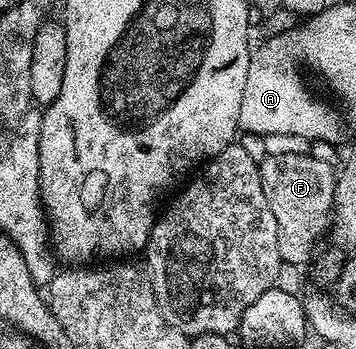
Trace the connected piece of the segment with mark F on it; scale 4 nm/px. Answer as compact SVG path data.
M283 153L267 155L259 163L263 181L263 197L271 205L279 237L279 257L282 264L301 267L313 255L317 242L326 238L333 218L333 198L337 171L316 153L300 155Z

